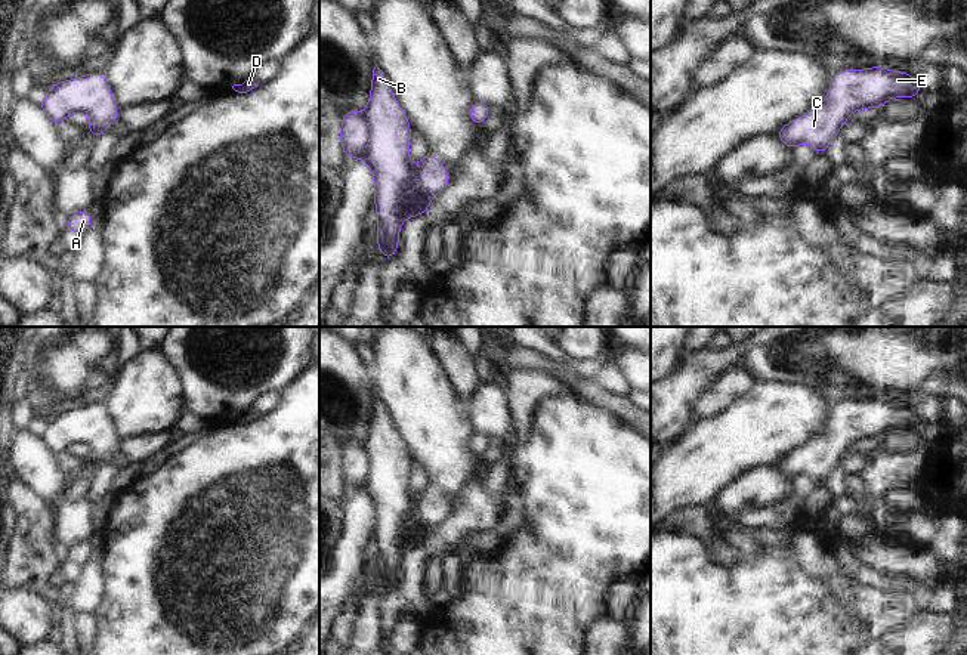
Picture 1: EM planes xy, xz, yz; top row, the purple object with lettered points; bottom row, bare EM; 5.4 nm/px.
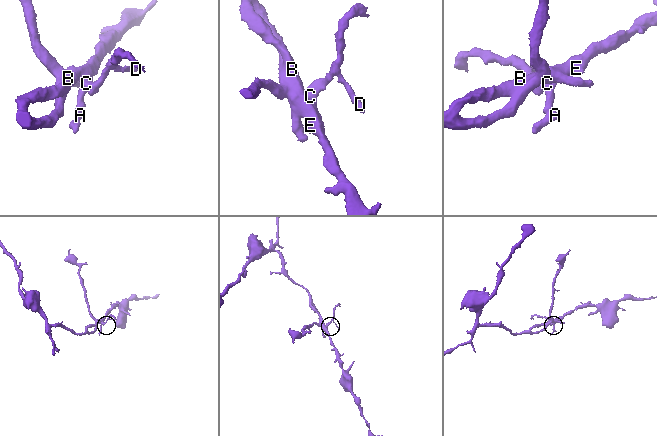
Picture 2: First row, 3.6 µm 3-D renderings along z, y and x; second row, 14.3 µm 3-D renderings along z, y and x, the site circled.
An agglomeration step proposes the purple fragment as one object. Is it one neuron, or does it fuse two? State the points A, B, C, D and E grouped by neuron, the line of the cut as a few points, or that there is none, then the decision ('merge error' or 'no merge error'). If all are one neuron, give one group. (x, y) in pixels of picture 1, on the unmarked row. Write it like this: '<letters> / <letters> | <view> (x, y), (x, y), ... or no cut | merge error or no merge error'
A B C D E | no cut | no merge error

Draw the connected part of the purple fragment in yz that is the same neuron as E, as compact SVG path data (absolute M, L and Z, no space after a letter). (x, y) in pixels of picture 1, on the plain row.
M884 398L834 404L827 429L803 448L784 455L776 469L790 481L807 475L825 486L831 472L855 442L883 439L890 429L923 426L917 408Z

